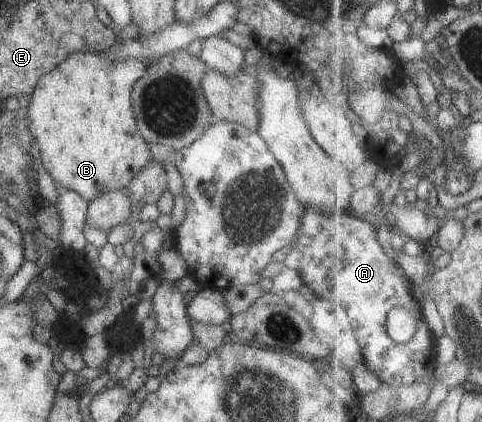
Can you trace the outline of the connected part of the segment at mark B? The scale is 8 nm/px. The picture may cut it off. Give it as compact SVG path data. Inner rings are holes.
M86 50L82 52L72 52L62 61L59 61L53 70L50 70L48 73L44 73L43 76L39 77L35 89L31 93L30 101L27 105L29 132L34 139L36 139L43 167L54 182L71 189L74 193L78 193L78 195L88 203L106 192L122 190L123 187L152 159L150 150L148 150L147 141L144 141L138 133L132 102L133 83L139 77L143 76L145 69L145 65L137 59L124 58L123 60L111 60L105 56L104 52L100 51L89 52Z

